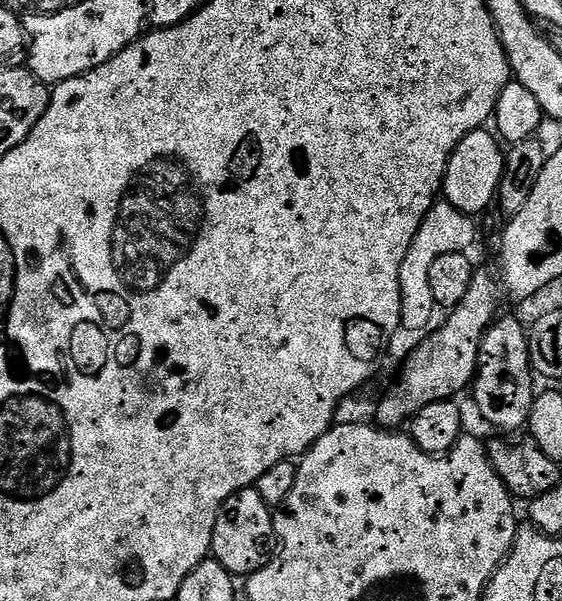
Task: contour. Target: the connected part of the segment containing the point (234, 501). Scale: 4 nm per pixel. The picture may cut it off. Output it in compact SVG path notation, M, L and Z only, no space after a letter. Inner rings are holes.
M255 486L226 498L214 522L211 555L233 578L247 578L262 571L276 555L277 547L273 509L262 502L262 494L258 494Z

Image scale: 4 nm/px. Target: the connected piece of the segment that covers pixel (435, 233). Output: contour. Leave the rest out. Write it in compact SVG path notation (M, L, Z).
M443 198L437 199L436 204L428 211L418 234L414 234L414 242L410 242L410 250L406 250L406 258L402 258L402 270L400 271L401 329L409 328L412 332L423 333L429 327L427 324L432 320L432 312L437 311L434 294L430 291L430 266L434 266L434 262L442 258L442 254L467 253L468 247L476 240L476 223L473 217L467 216L465 212L458 210Z

